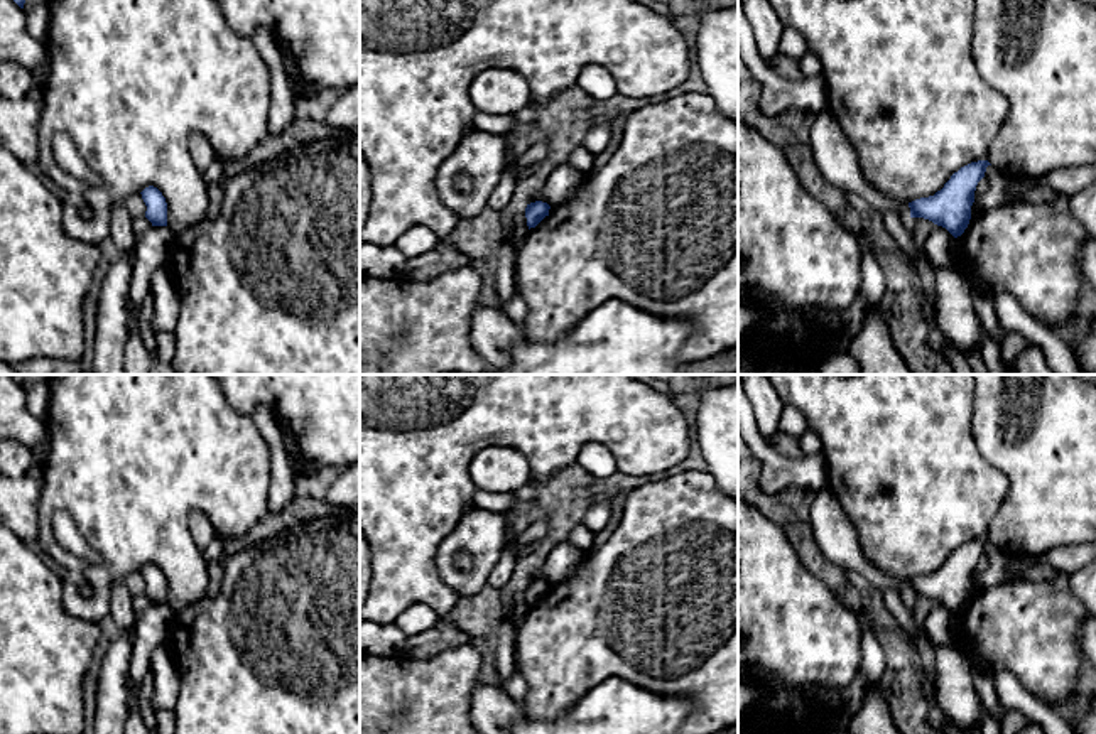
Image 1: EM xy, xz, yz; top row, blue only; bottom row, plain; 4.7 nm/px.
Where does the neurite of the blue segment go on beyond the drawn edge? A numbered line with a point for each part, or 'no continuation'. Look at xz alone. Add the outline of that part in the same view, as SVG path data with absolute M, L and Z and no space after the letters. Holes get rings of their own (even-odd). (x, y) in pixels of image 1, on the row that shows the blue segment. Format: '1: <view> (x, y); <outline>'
no continuation

